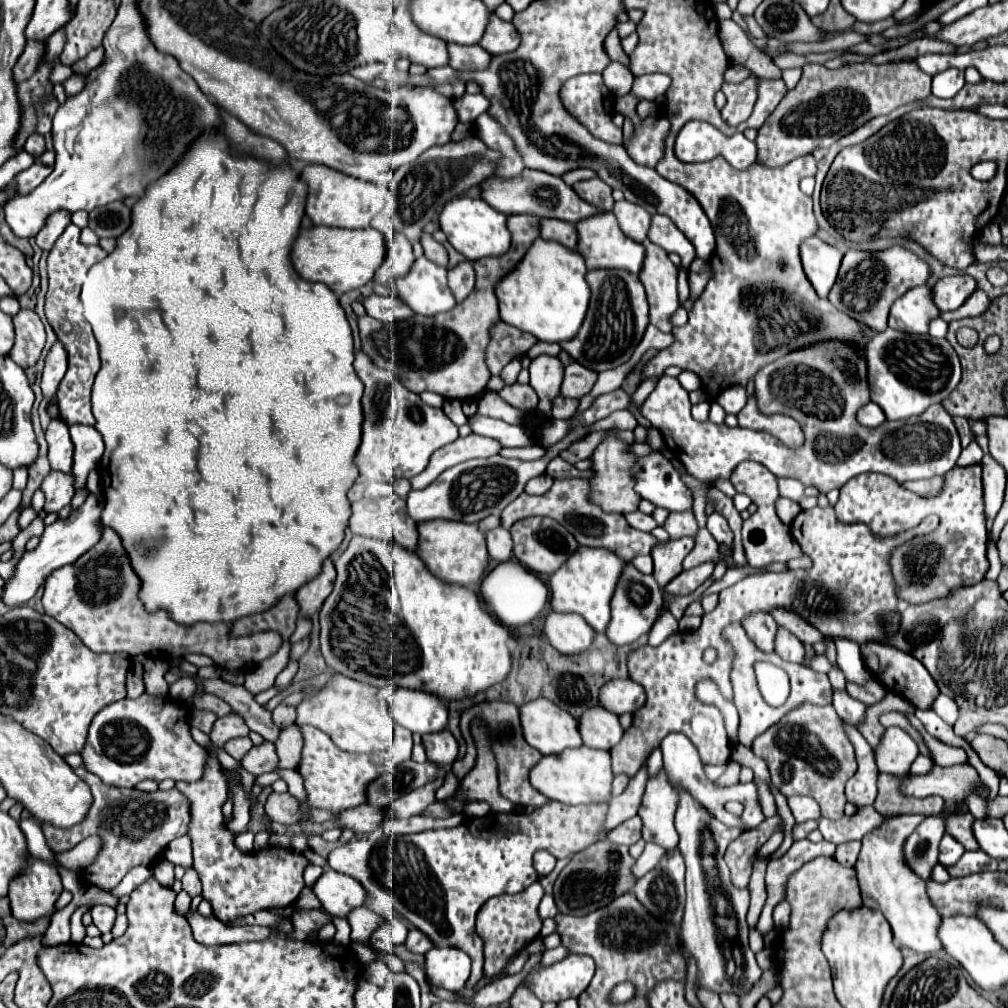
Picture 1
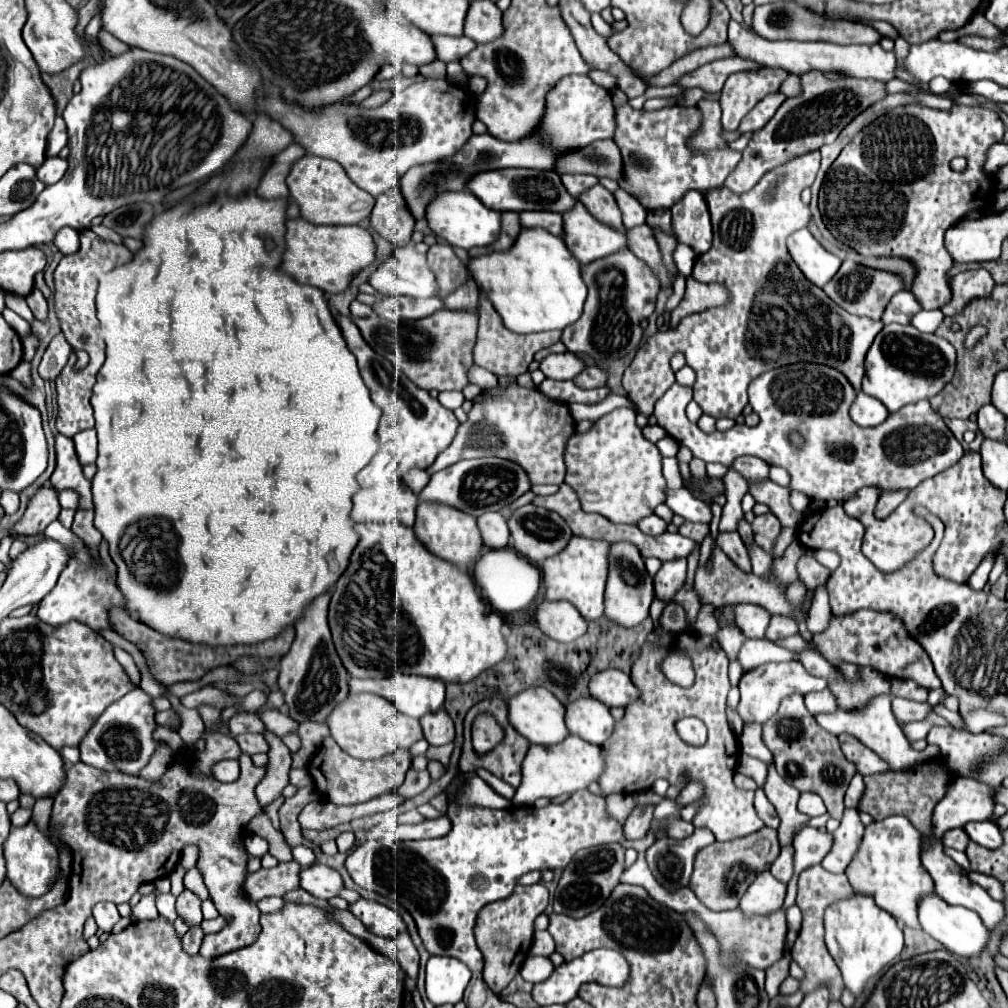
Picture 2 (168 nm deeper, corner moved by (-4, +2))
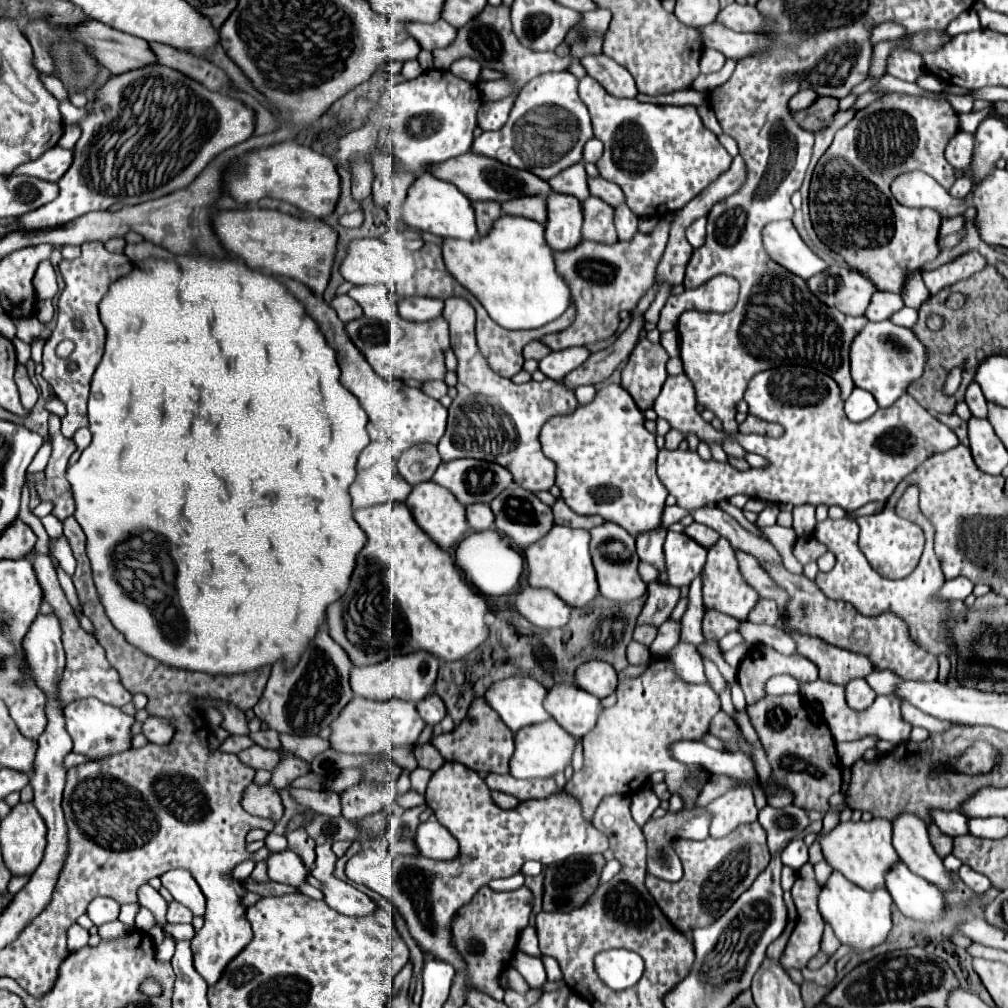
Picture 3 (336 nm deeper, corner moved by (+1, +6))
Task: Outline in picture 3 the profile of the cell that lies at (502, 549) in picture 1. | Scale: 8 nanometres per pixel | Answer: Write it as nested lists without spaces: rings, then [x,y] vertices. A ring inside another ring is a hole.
[[[472,503],[470,507],[466,507],[466,519],[474,531],[484,531],[494,527],[494,513],[486,503]]]

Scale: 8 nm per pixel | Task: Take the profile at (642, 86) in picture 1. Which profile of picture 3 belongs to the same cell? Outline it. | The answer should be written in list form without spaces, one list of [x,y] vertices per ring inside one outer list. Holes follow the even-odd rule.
[[[704,49],[704,57],[700,59],[700,71],[702,71],[704,75],[714,73],[714,71],[720,71],[720,69],[724,67],[724,61],[726,61],[726,57],[724,57],[720,51]]]

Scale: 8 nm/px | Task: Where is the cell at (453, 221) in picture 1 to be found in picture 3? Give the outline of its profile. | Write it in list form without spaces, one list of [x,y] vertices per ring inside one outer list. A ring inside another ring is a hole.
[[[418,175],[418,179],[412,183],[412,187],[408,189],[408,197],[402,203],[402,219],[408,227],[434,233],[438,237],[454,237],[468,241],[478,237],[470,199],[462,195],[454,185],[440,181],[432,175]]]

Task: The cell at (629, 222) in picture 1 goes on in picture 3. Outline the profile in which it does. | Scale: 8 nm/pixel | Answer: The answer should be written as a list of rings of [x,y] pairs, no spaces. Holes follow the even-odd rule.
[[[588,177],[588,189],[590,189],[590,195],[600,197],[602,201],[606,201],[606,203],[612,205],[612,207],[624,203],[624,193],[622,193],[622,189],[620,189],[616,183],[606,181],[606,179],[602,179],[602,177]]]

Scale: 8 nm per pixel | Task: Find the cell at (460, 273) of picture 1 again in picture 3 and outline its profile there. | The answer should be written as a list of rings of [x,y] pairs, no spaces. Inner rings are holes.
[[[446,299],[442,317],[448,321],[450,345],[458,359],[458,395],[448,407],[448,427],[438,443],[442,461],[452,461],[460,457],[494,461],[506,467],[512,473],[514,483],[518,483],[520,487],[530,489],[532,493],[548,491],[554,485],[556,465],[544,457],[538,435],[542,425],[550,417],[572,413],[578,407],[574,391],[554,379],[544,379],[542,383],[528,381],[516,385],[510,379],[494,373],[476,347],[476,313],[466,299]]]

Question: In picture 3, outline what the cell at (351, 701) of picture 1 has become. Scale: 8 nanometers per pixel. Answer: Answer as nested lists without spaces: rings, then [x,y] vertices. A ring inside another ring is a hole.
[[[354,697],[346,709],[342,709],[340,717],[332,723],[332,737],[330,747],[342,753],[354,755],[376,755],[376,753],[392,753],[394,747],[416,745],[422,729],[426,727],[424,719],[418,715],[414,703],[406,703],[402,699],[390,701],[372,701]]]

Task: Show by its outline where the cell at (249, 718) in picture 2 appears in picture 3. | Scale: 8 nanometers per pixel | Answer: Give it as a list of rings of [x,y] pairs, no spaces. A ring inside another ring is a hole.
[[[266,729],[266,731],[252,733],[250,737],[254,739],[254,743],[256,743],[256,745],[260,745],[260,747],[264,747],[264,749],[274,749],[274,751],[278,751],[278,749],[280,749],[280,739],[278,739],[276,731]]]

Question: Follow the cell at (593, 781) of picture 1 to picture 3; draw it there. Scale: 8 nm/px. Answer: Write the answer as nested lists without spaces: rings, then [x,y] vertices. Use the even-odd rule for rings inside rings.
[[[554,719],[546,723],[536,723],[534,727],[524,727],[516,733],[516,749],[510,759],[510,775],[516,779],[534,779],[534,777],[552,777],[558,771],[564,771],[566,763],[572,759],[576,739],[566,733]]]

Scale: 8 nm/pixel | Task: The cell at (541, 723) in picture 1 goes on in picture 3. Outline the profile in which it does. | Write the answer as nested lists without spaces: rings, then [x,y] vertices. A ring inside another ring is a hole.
[[[528,677],[502,679],[498,683],[492,683],[484,693],[486,703],[498,711],[500,719],[506,723],[506,727],[510,727],[512,733],[550,719],[542,707],[544,697],[546,689]]]

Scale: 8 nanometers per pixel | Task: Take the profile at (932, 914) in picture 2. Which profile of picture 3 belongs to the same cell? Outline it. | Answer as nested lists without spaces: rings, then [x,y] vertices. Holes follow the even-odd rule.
[[[898,861],[886,871],[886,887],[896,907],[916,921],[940,919],[944,913],[944,895],[930,881],[914,875],[906,863]]]

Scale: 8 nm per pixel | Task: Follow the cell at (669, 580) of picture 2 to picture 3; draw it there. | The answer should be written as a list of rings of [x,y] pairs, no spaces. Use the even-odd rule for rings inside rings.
[[[650,583],[648,585],[648,599],[646,599],[644,609],[638,617],[638,625],[654,623],[654,627],[660,627],[670,617],[678,599],[680,599],[678,587],[662,585],[662,583]]]

